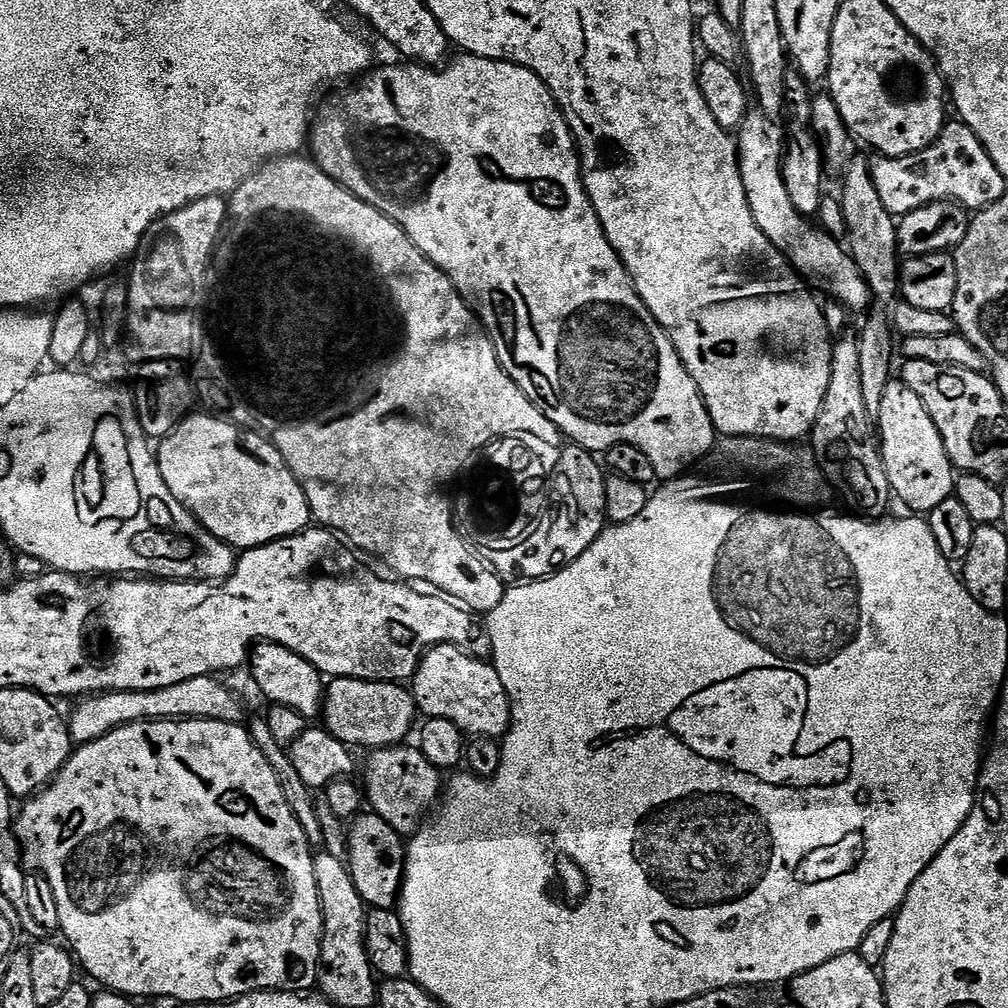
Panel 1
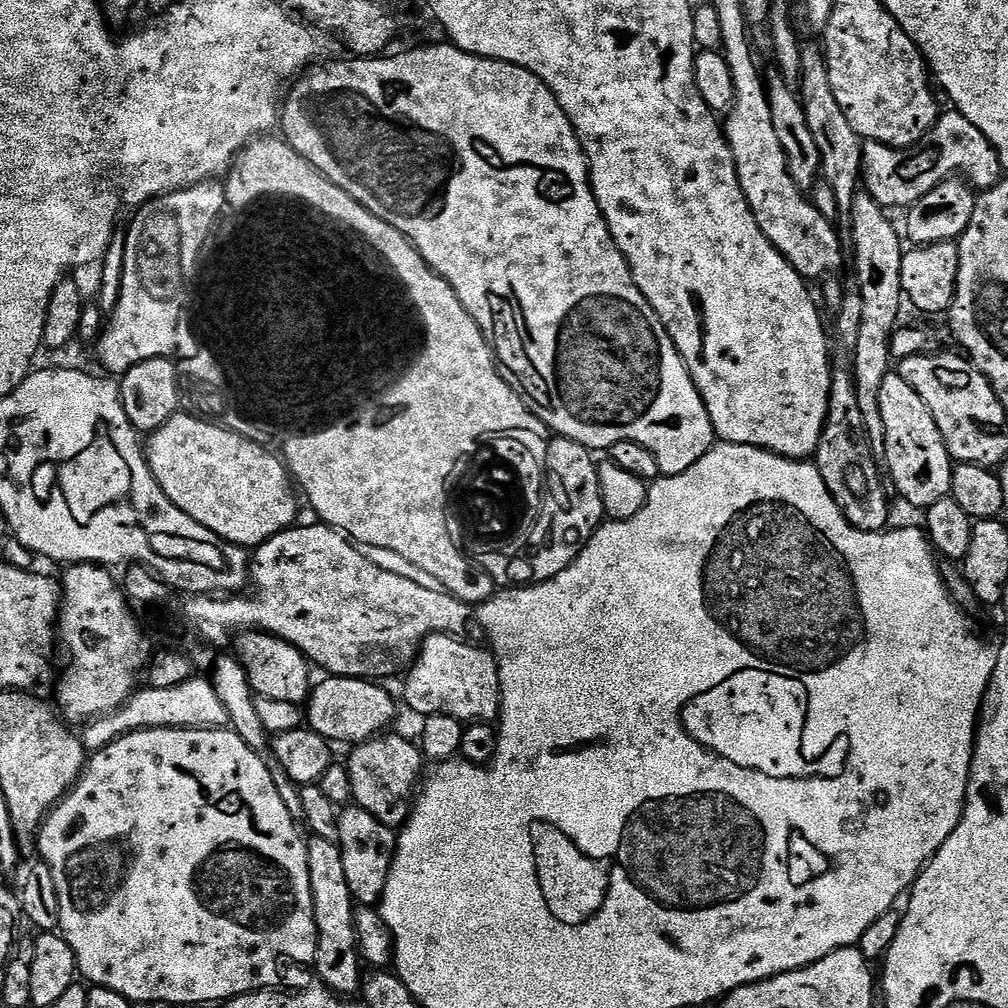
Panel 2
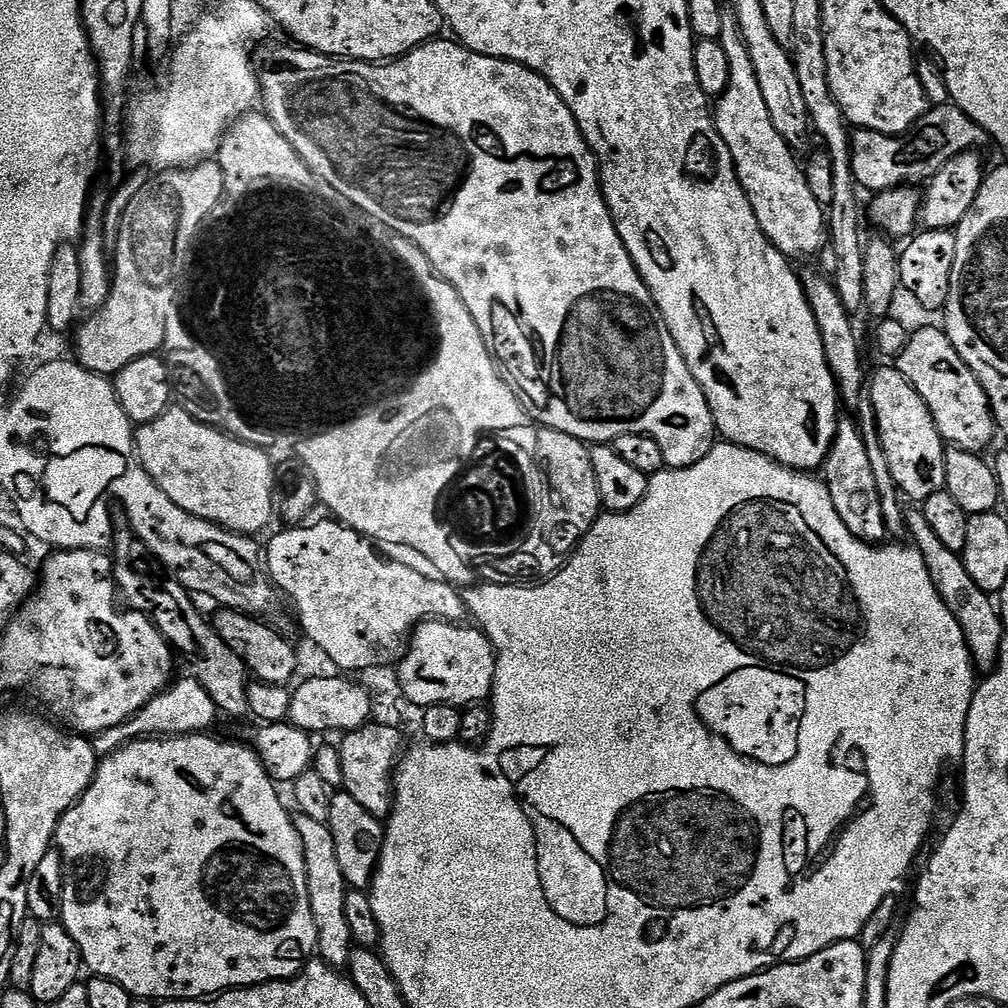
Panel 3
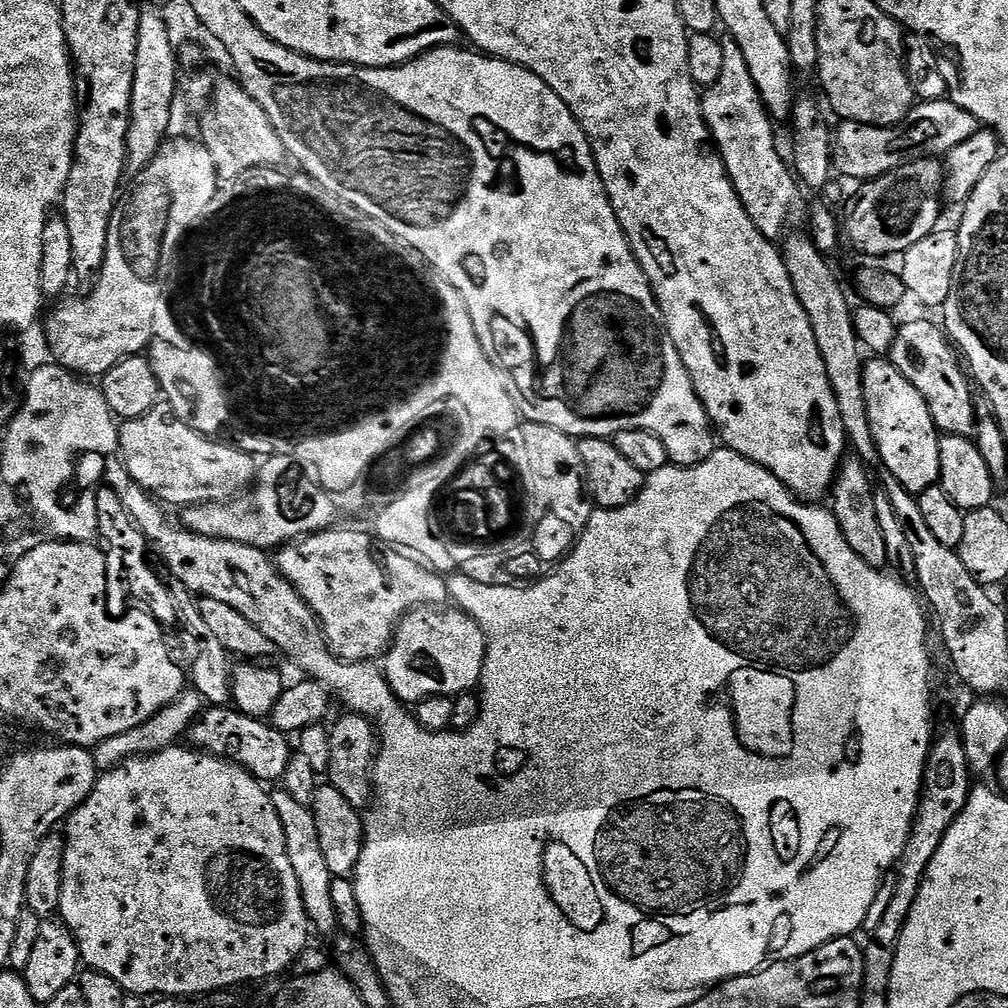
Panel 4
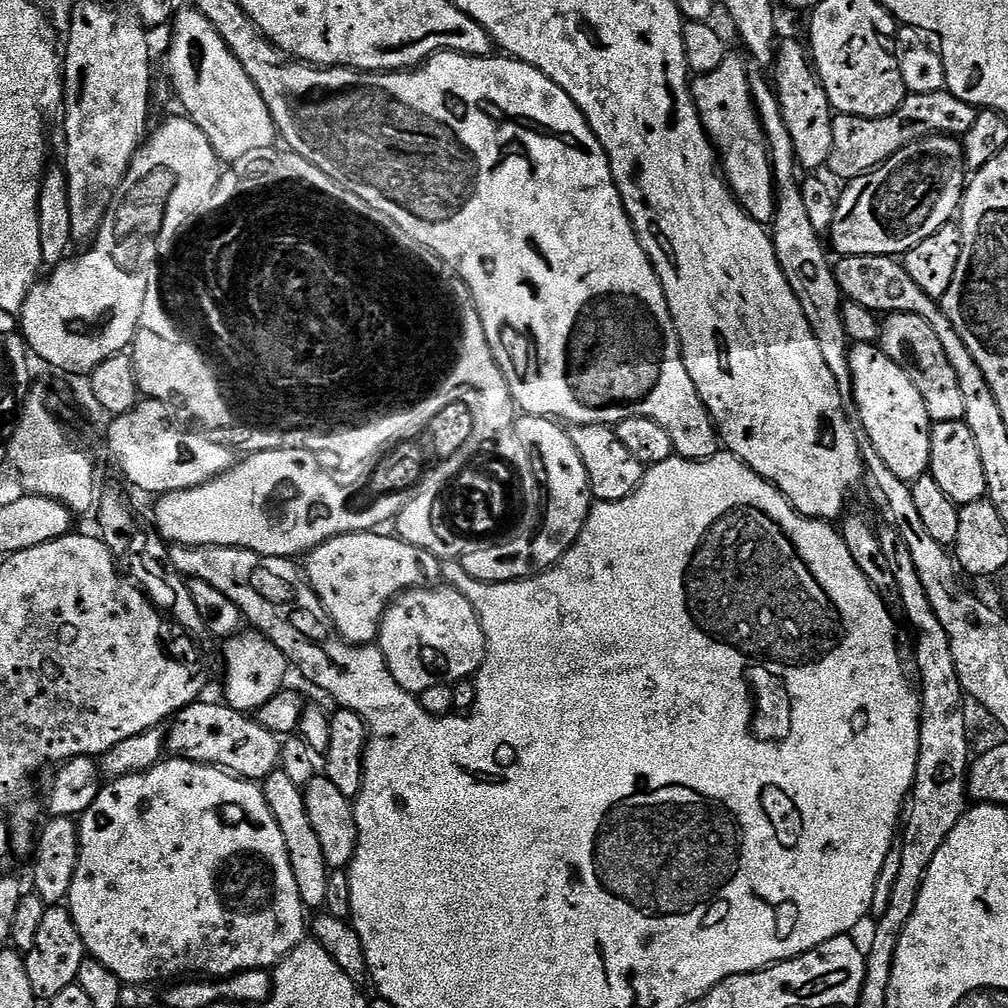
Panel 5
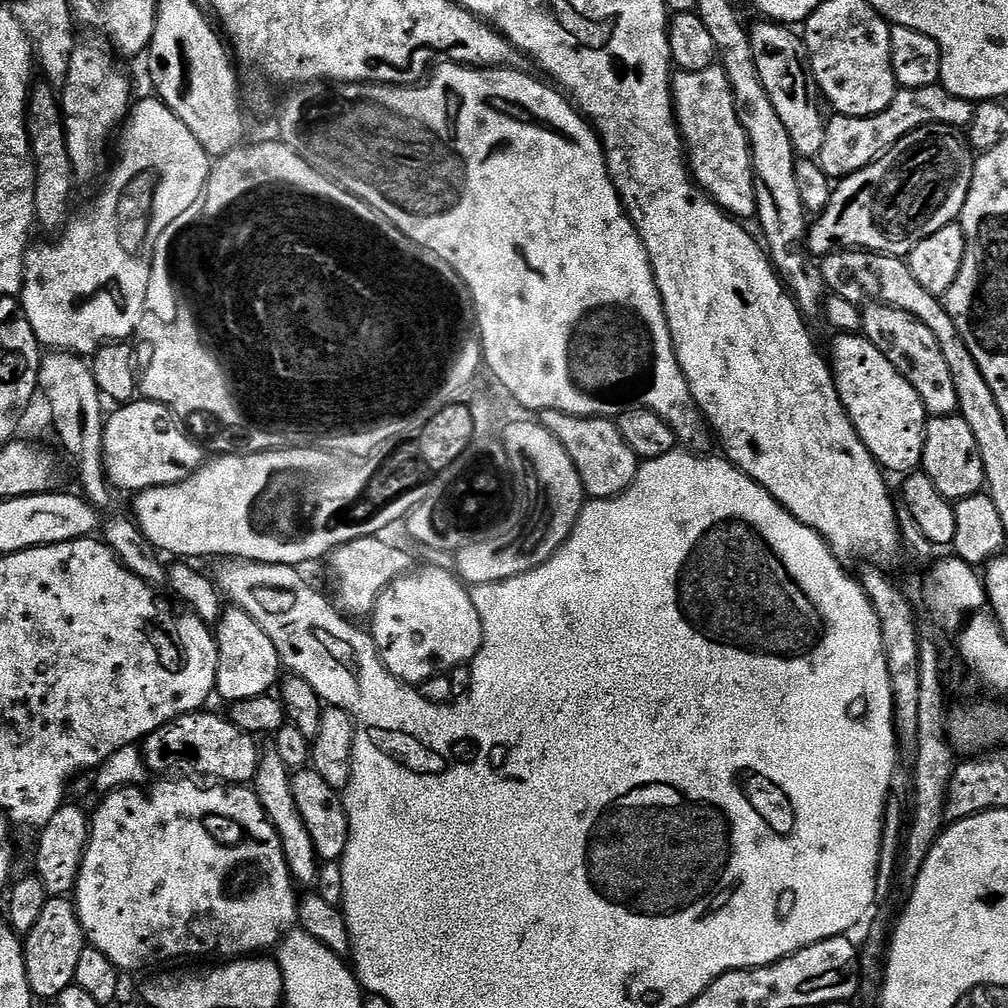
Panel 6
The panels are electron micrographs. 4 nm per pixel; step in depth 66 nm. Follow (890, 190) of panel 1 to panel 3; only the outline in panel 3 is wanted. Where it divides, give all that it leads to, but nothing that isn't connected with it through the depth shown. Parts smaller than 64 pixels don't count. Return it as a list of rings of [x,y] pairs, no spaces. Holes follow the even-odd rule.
[[[945,102],[937,106],[929,107],[916,127],[911,132],[902,136],[887,136],[874,130],[865,128],[855,129],[851,133],[852,143],[852,168],[853,177],[861,189],[869,188],[869,193],[887,192],[889,188],[899,188],[901,186],[912,186],[921,180],[927,182],[950,158],[954,158],[960,152],[971,152],[979,149],[980,143],[986,140],[986,133],[979,124],[972,121],[965,112],[956,107],[951,102]]]

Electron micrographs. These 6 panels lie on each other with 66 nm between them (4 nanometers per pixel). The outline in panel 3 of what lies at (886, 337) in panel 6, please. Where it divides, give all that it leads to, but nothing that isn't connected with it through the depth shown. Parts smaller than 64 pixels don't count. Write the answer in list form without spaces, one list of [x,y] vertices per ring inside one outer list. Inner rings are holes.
[[[943,327],[913,331],[908,337],[908,345],[895,357],[894,366],[926,402],[945,445],[984,454],[998,440],[996,416],[992,413],[986,390],[982,390],[970,366],[962,362]]]

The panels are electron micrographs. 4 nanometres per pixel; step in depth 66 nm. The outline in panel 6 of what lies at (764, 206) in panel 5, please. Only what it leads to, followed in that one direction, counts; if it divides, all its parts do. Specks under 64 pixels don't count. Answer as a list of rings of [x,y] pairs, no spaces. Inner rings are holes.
[[[723,67],[697,72],[677,71],[672,78],[672,107],[686,145],[686,159],[697,184],[728,213],[748,222],[756,216],[756,178],[752,170],[752,147],[738,118],[730,78]]]

